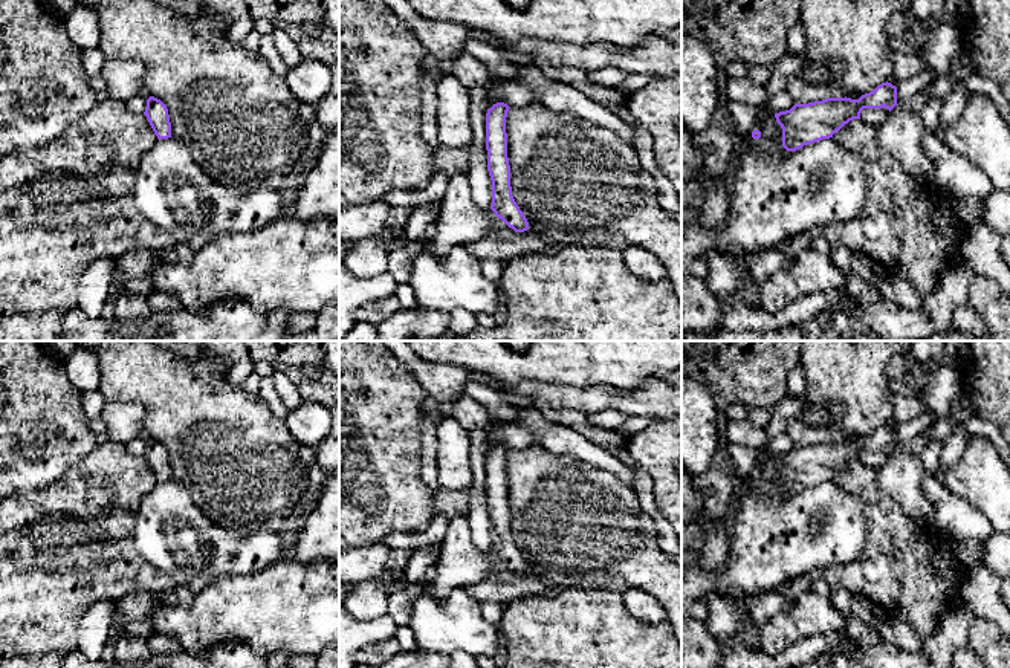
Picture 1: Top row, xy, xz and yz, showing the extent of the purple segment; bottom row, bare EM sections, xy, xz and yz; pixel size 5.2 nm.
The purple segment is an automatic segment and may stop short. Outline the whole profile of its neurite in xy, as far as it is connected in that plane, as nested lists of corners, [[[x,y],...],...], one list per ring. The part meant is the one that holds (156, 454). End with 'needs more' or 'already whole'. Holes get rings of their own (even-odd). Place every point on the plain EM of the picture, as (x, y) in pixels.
[[[150,439],[147,442],[147,449],[144,457],[147,459],[157,482],[171,480],[171,465],[170,465],[168,451],[160,442]]] | already whole

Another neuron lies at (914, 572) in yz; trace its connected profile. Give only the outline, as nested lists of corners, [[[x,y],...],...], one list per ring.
[[[853,462],[836,474],[833,482],[860,501],[868,520],[868,543],[856,561],[817,570],[819,579],[834,589],[866,596],[880,605],[889,619],[908,624],[921,639],[927,639],[938,627],[940,616],[961,602],[961,587],[969,567],[960,561],[955,543],[937,526],[920,526],[909,518],[879,489],[876,469]]]

